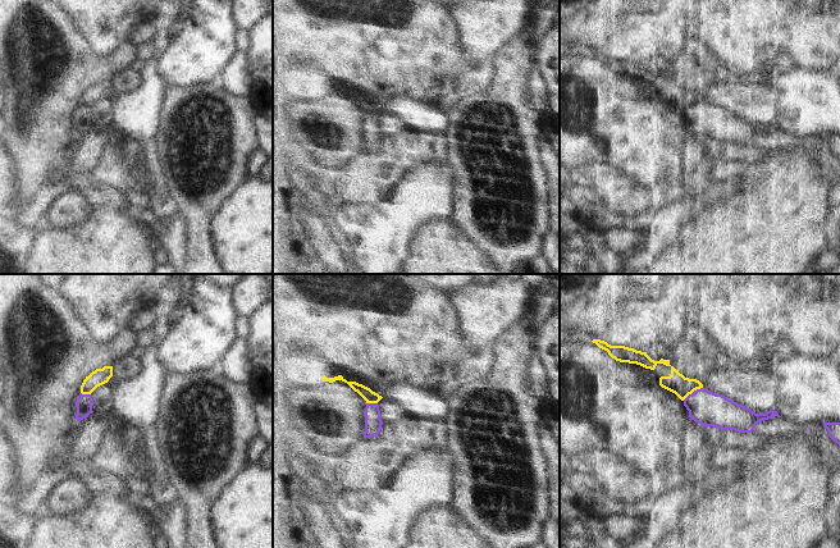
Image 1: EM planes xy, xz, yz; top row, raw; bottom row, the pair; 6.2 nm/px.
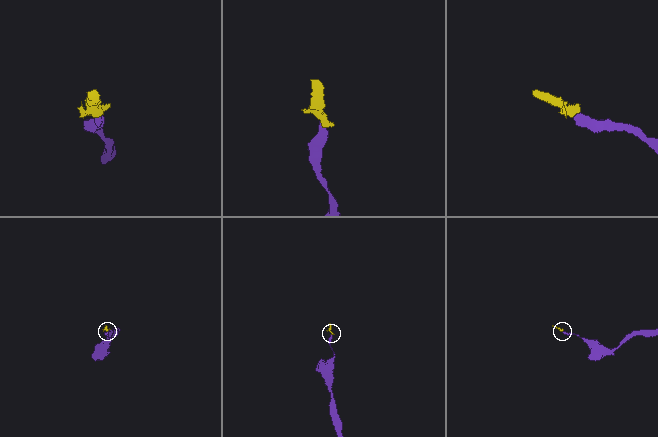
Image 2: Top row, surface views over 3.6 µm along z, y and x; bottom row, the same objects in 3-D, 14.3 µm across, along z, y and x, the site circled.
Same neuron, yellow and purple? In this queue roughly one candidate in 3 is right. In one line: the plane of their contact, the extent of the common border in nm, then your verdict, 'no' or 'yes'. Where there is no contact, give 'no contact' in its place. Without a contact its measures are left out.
contact in yz; length 150 nm; no

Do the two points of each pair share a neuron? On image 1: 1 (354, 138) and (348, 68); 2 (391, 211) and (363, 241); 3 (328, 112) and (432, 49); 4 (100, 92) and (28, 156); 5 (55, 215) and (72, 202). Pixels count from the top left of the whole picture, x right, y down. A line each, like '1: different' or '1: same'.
1: different
2: same
3: different
4: same
5: same

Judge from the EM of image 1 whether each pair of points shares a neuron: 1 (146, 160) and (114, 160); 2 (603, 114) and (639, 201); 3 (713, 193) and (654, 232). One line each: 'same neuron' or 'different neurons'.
1: same neuron
2: different neurons
3: same neuron

